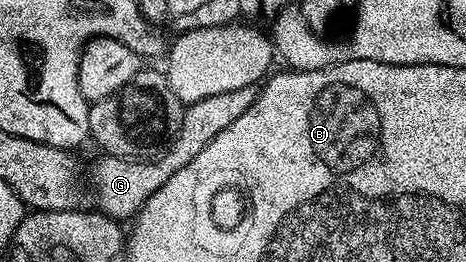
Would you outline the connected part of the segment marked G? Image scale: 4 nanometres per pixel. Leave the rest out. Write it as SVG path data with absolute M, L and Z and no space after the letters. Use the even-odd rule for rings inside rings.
M256 87L234 89L231 93L218 93L215 97L204 97L202 101L187 104L184 108L182 125L178 129L176 139L155 161L137 161L134 159L119 159L113 155L101 154L96 163L96 203L95 206L105 215L117 221L131 220L139 212L149 197L158 193L178 169L186 169L226 125L234 125L250 105L254 105L258 91Z

